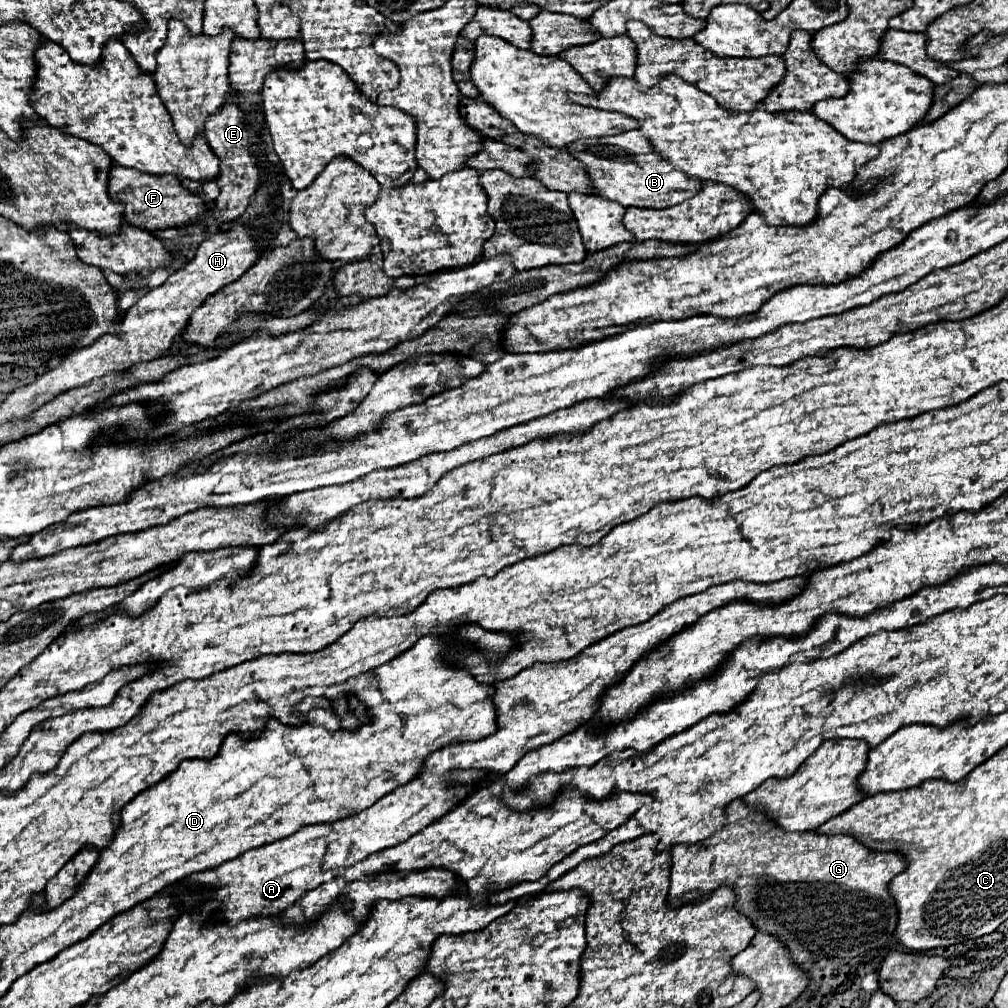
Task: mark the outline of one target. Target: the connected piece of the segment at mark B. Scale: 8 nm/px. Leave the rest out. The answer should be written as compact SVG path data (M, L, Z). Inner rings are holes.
M636 129L622 131L618 135L594 137L594 139L578 139L564 147L574 159L584 165L584 171L590 179L590 187L596 195L616 201L622 207L642 207L642 209L666 209L678 205L700 191L700 179L688 179L682 171L674 169L668 161L652 151L652 146L642 139ZM649 154L655 155L650 157Z

